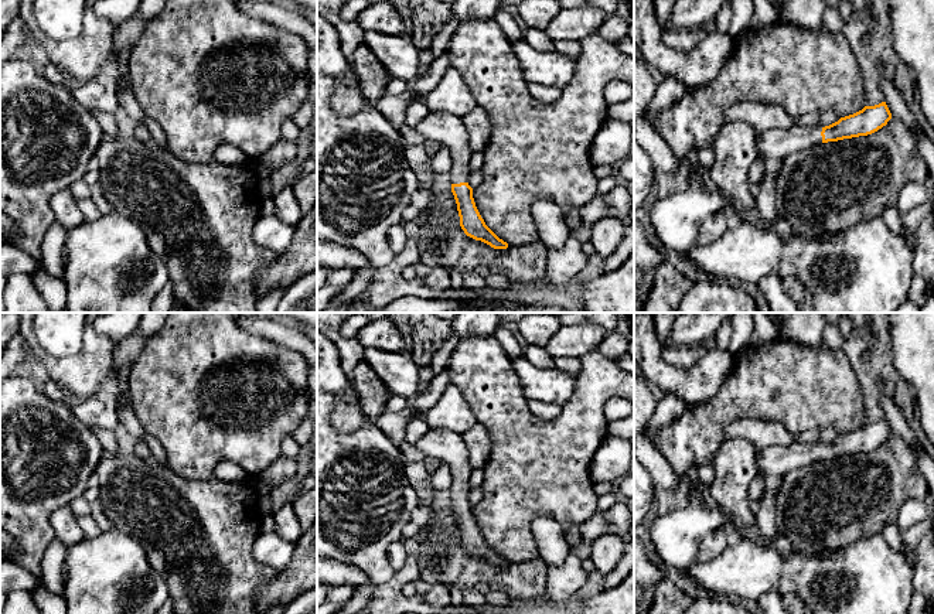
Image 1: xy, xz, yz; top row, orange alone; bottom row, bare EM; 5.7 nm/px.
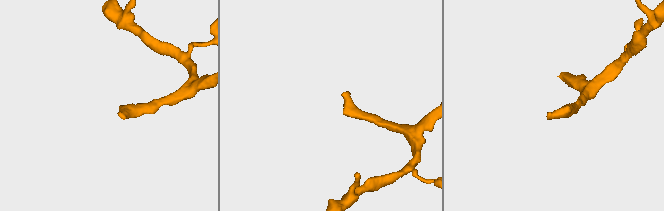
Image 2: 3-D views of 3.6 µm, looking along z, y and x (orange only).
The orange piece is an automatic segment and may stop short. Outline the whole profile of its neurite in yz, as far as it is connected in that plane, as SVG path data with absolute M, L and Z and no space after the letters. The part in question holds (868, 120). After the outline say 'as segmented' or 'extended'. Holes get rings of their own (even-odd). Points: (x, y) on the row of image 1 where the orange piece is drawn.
M882 102L875 106L865 106L862 110L841 117L838 122L825 127L818 124L804 127L794 123L788 129L771 129L756 136L756 156L757 160L761 160L768 166L778 164L788 154L817 143L872 134L886 126L890 119L892 113L887 105L886 102Z; extended

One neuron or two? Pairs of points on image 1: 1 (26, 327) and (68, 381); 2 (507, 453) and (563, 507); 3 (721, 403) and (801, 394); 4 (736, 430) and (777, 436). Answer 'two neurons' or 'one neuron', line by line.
1: one neuron
2: one neuron
3: one neuron
4: one neuron

